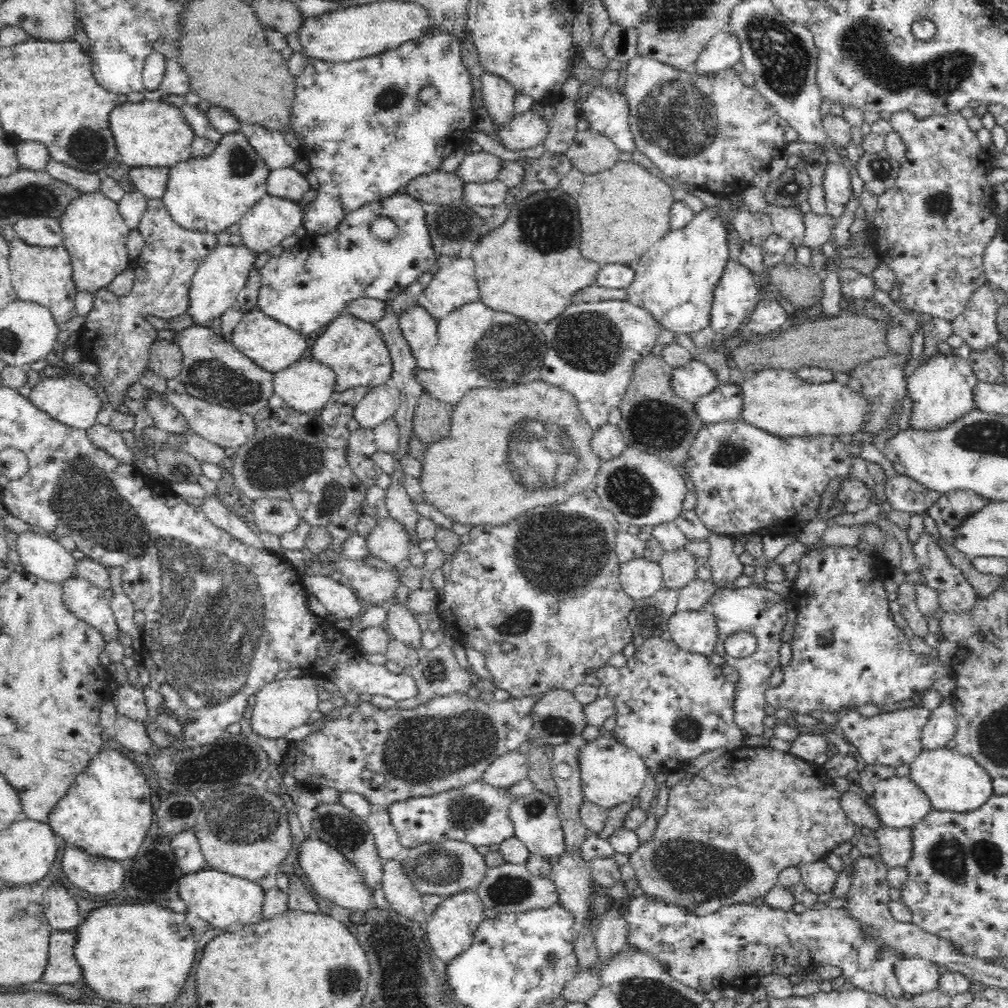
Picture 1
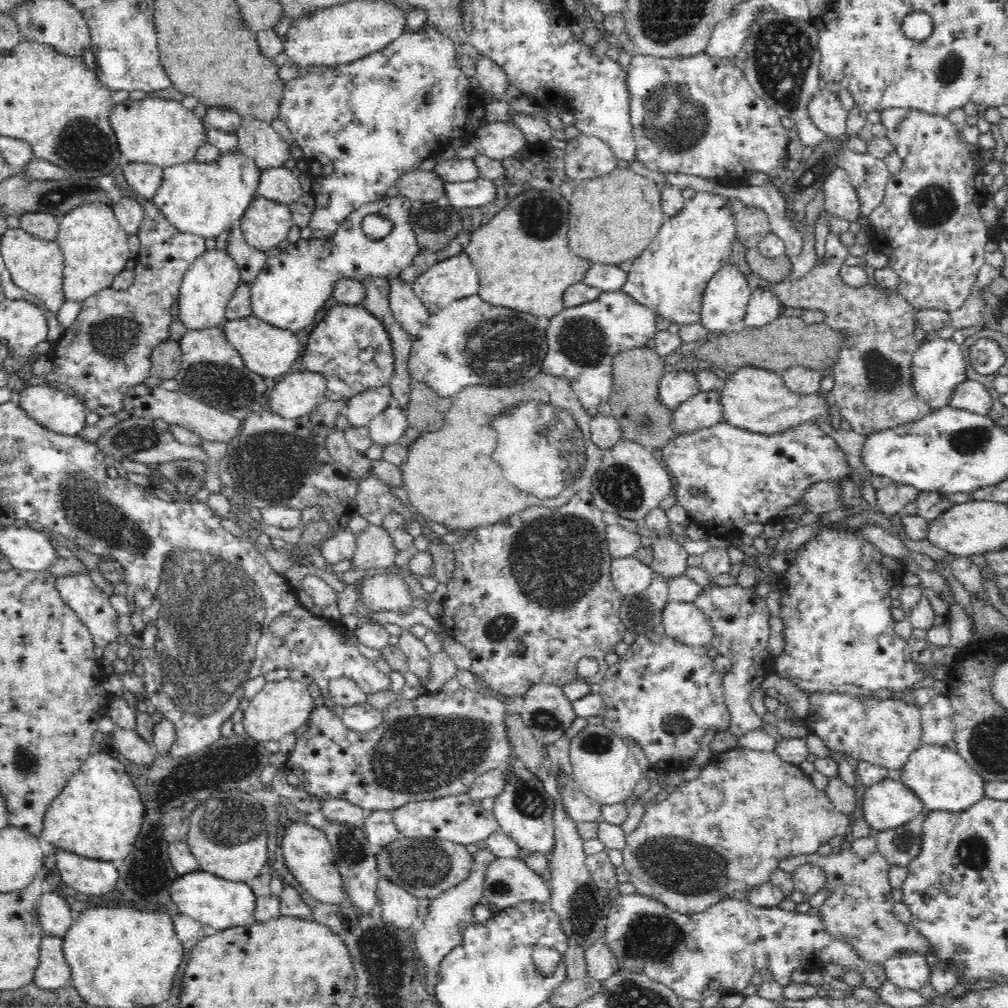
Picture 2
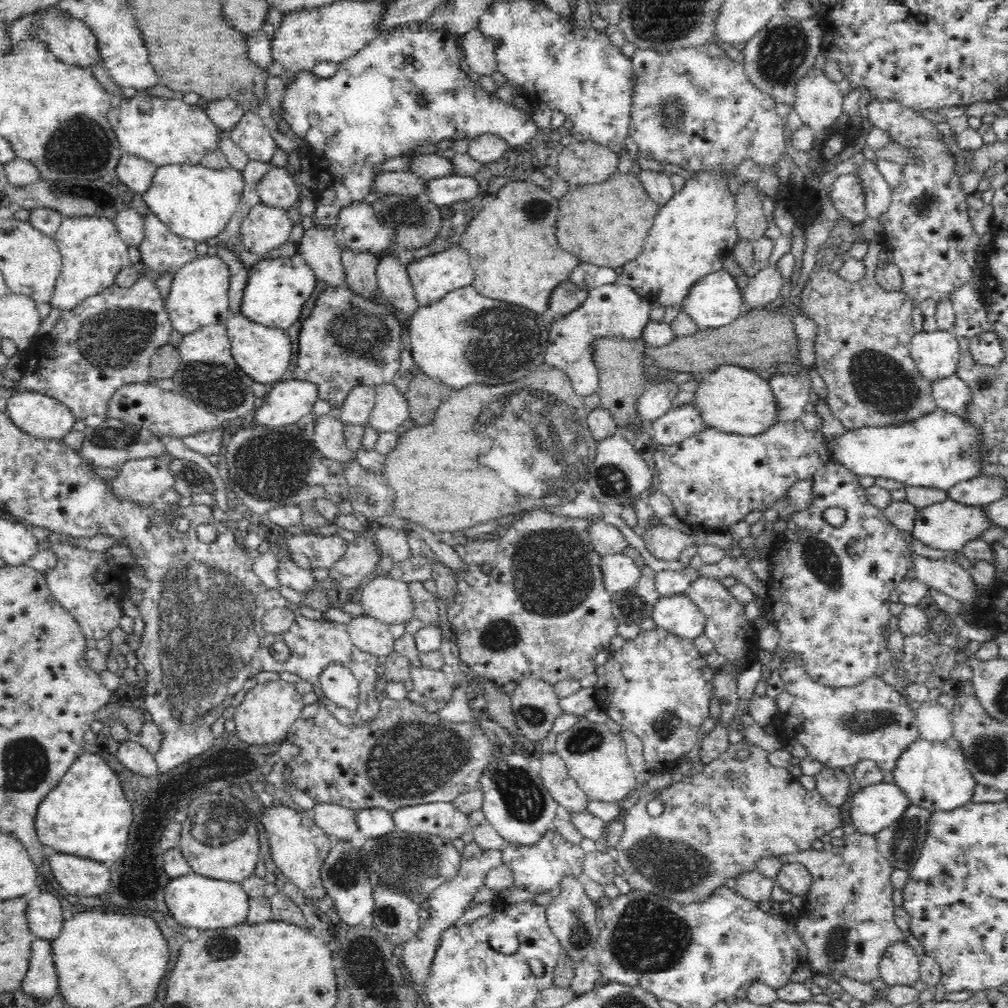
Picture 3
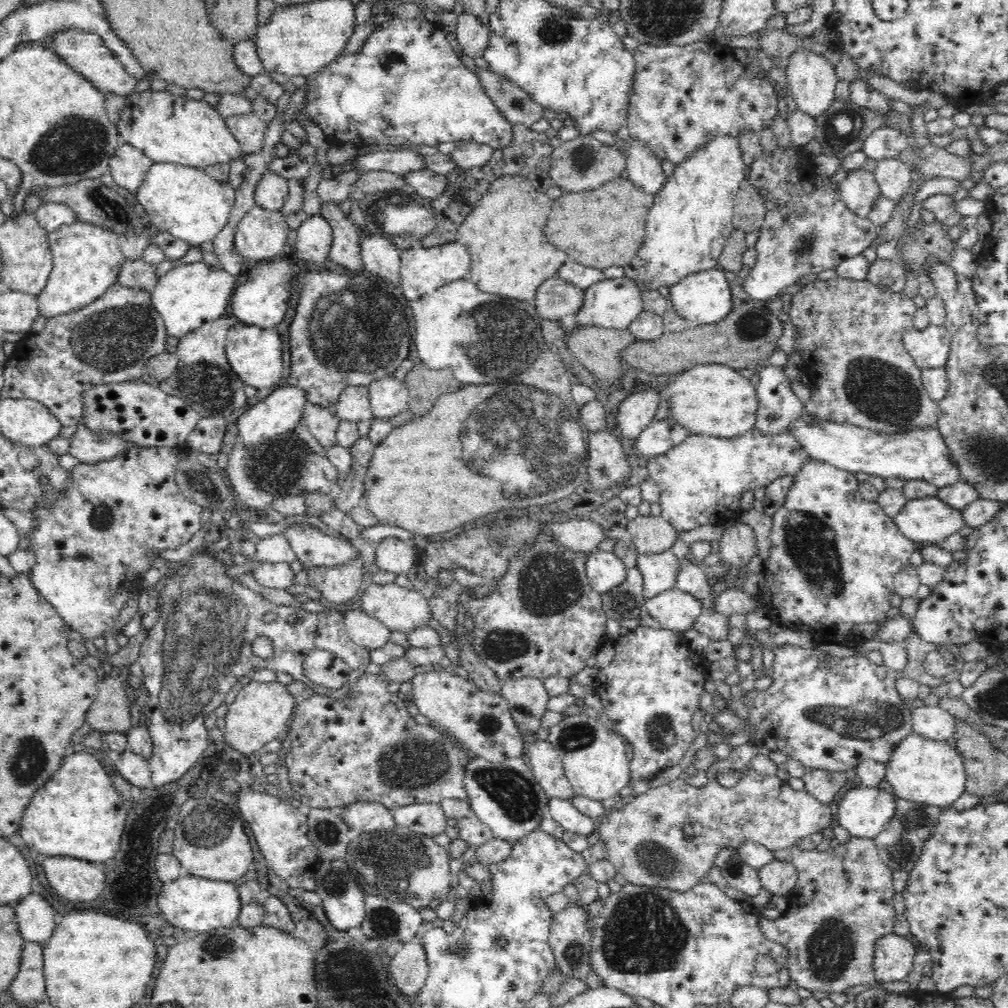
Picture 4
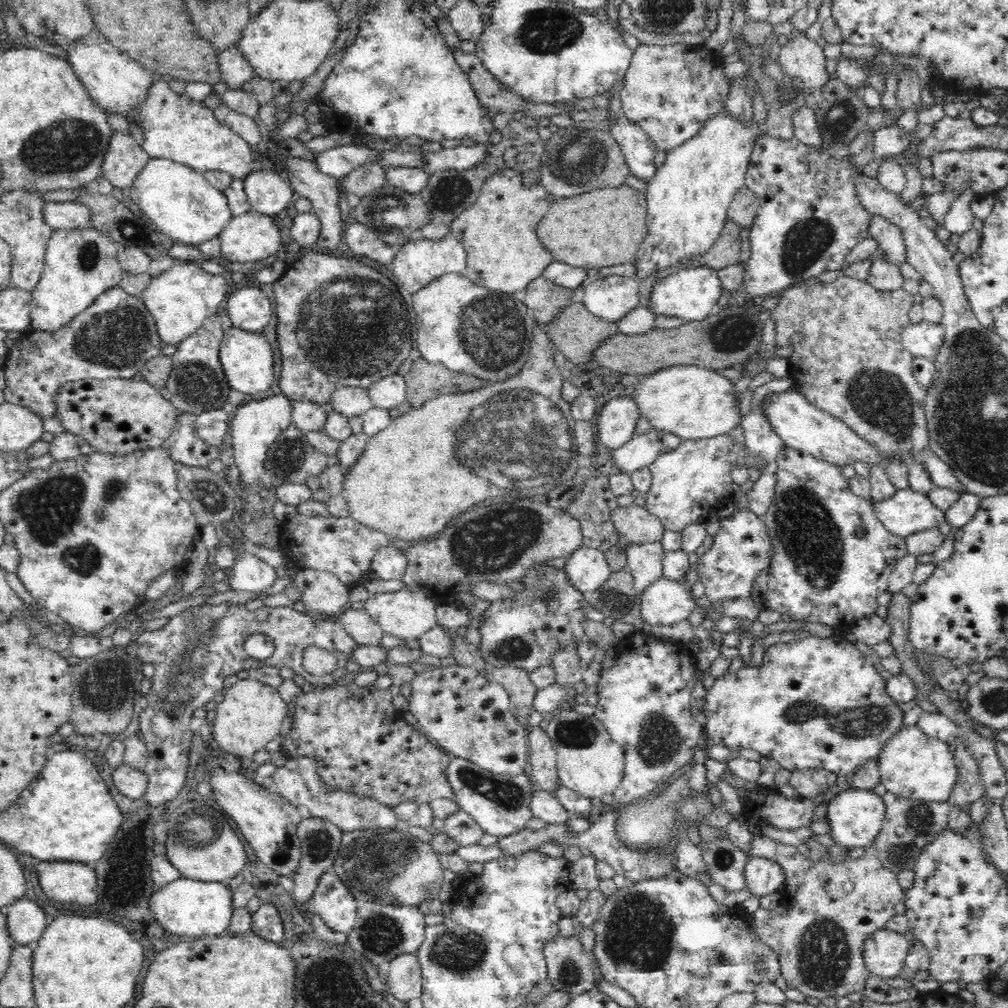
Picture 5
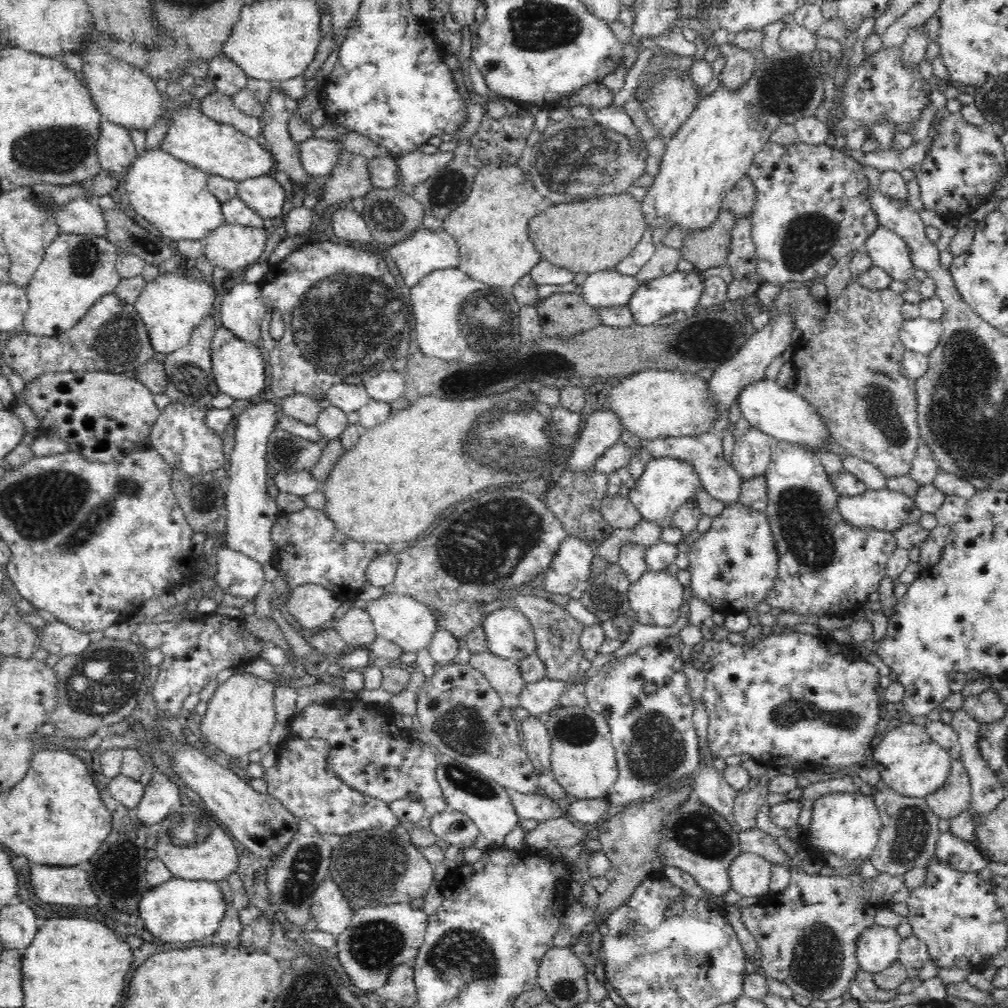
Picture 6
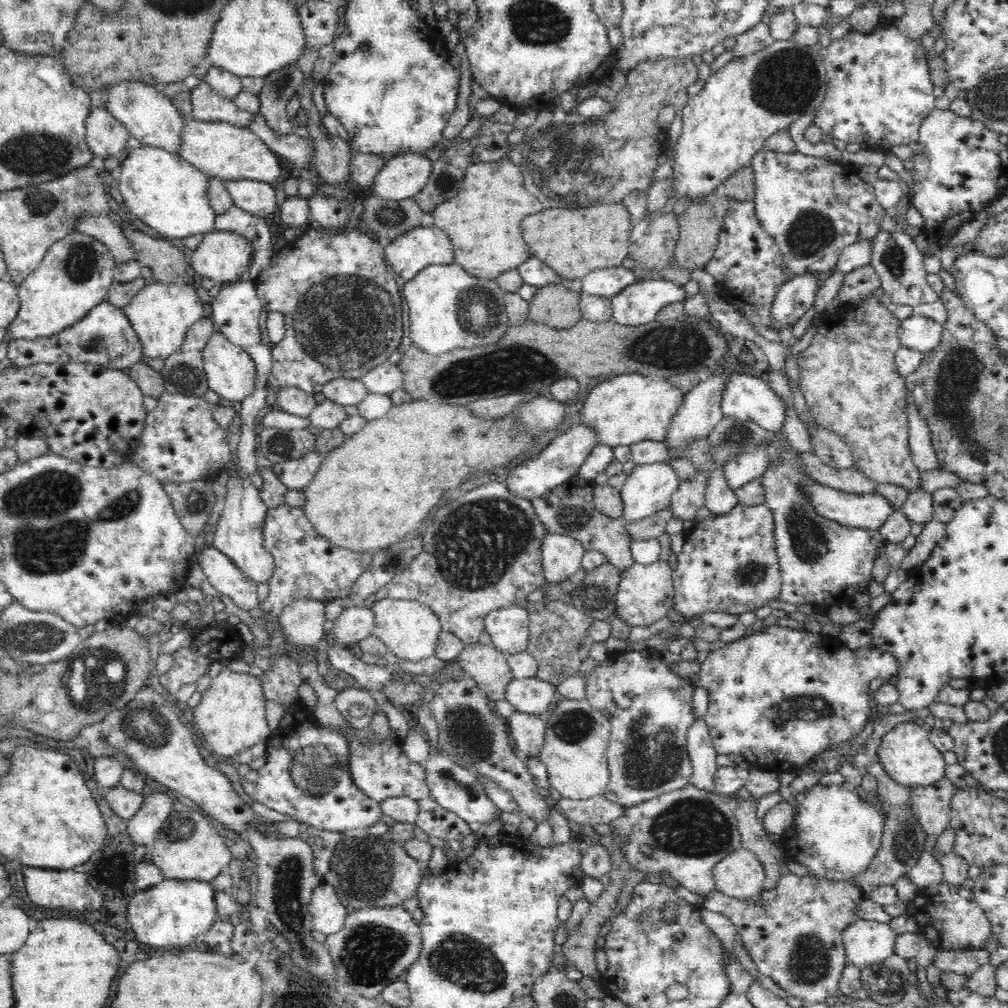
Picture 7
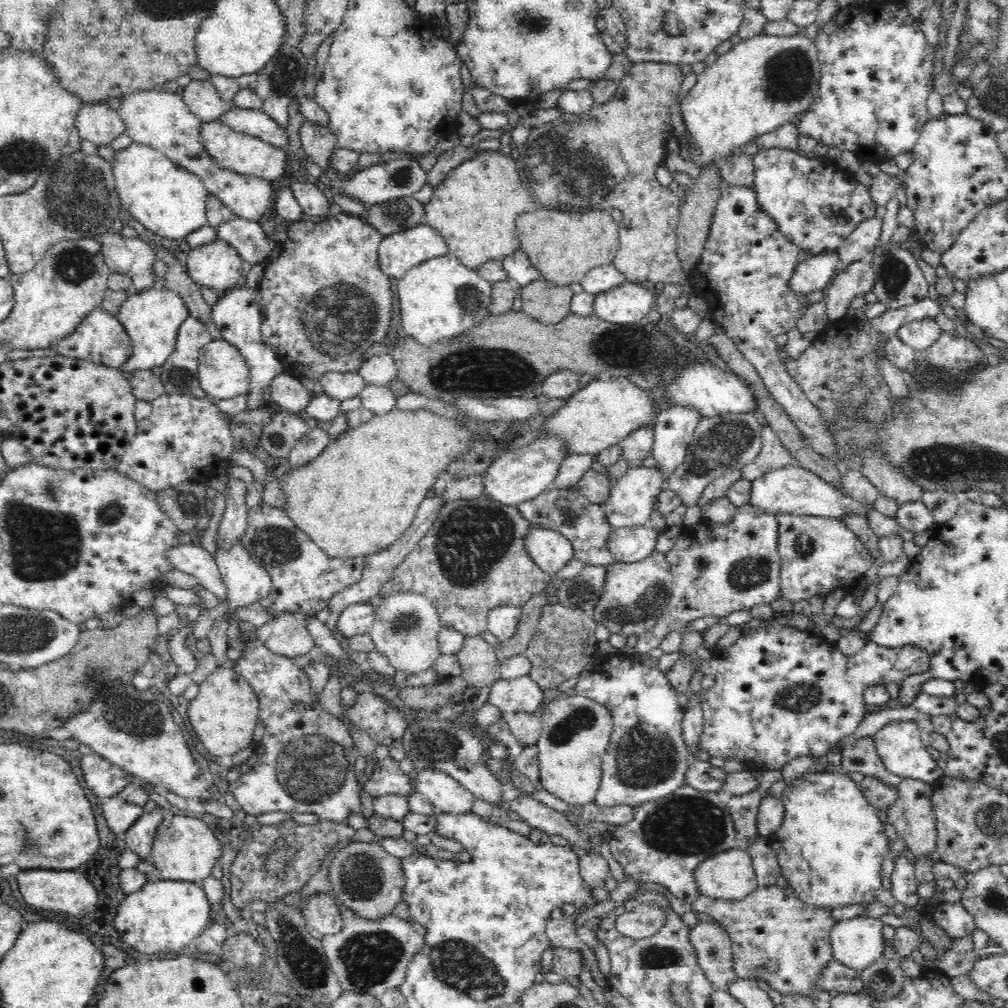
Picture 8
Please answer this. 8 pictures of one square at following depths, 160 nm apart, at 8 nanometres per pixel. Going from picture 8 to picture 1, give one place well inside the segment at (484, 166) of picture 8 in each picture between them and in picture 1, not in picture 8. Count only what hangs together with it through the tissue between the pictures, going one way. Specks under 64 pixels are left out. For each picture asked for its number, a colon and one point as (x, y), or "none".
1: (531, 266)
2: (522, 257)
3: (514, 251)
4: (511, 256)
5: (504, 253)
6: (491, 228)
7: (483, 221)

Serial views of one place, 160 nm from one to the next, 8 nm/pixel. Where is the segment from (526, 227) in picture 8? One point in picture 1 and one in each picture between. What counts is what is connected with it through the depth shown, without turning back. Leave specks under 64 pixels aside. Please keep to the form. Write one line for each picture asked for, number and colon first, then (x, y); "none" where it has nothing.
1: (625, 210)
2: (613, 217)
3: (607, 223)
4: (609, 222)
5: (603, 227)
6: (595, 235)
7: (573, 242)

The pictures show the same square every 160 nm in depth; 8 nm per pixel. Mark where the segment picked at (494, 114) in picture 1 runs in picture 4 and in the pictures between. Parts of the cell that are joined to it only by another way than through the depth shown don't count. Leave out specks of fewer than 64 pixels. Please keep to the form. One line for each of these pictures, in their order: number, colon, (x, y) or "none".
2: (492, 79)
3: (479, 53)
4: (473, 35)

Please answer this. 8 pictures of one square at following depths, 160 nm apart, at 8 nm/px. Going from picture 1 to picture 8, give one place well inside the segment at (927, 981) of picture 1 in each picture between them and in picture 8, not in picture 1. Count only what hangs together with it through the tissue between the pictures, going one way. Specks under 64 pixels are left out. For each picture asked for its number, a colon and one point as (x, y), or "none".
2: (907, 970)
3: (900, 965)
4: (894, 956)
5: (885, 952)
6: (878, 947)
7: (867, 942)
8: (858, 942)

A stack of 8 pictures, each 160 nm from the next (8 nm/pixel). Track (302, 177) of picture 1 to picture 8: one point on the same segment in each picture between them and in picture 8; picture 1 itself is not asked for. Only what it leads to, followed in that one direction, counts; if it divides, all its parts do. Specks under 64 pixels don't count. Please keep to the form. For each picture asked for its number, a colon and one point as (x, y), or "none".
2: (281, 184)
3: (277, 188)
4: (271, 192)
5: (269, 192)
6: (264, 195)
7: (262, 198)
8: (161, 120)

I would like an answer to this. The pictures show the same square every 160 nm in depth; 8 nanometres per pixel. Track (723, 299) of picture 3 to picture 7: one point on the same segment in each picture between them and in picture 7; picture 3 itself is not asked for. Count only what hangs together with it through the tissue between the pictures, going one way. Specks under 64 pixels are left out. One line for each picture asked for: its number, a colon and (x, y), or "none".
4: (704, 298)
5: (692, 294)
6: (678, 292)
7: (639, 304)

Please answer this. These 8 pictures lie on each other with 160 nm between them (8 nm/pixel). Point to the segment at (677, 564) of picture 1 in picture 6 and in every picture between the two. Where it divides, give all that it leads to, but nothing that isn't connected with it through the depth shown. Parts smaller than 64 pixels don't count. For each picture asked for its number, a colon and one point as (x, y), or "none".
2: (670, 560)
3: (664, 543)
4: (650, 535)
5: (636, 523)
6: (621, 513)

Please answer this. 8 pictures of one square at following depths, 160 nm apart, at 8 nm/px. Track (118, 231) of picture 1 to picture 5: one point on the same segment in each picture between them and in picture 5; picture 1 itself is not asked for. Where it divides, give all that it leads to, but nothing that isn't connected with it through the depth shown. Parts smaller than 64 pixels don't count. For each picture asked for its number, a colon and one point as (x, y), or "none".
2: (95, 247)
3: (93, 253)
4: (87, 257)
5: (80, 264)

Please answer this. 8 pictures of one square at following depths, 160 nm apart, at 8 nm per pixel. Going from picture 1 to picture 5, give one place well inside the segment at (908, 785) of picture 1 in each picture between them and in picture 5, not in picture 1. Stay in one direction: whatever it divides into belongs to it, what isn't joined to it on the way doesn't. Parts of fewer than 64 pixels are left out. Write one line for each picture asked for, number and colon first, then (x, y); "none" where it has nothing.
2: (887, 804)
3: (876, 807)
4: (864, 812)
5: (855, 816)

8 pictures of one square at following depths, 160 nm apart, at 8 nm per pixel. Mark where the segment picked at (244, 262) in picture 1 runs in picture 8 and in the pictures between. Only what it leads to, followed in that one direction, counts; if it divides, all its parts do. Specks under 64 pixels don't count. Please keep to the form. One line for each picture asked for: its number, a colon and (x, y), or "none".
2: (211, 281)
3: (198, 297)
4: (191, 294)
5: (181, 298)
6: (172, 305)
7: (161, 313)
8: (152, 317)

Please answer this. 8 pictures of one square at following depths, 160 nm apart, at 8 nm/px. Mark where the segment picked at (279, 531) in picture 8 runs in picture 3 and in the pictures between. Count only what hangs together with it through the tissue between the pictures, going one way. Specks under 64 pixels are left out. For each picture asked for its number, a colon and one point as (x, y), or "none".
3: (323, 551)
4: (314, 549)
5: (346, 547)
6: (309, 547)
7: (307, 565)

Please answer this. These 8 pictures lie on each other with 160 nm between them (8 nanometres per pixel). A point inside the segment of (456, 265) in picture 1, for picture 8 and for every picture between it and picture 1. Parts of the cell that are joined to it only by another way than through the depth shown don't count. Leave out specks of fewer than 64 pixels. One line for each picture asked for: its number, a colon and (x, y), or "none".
2: (448, 281)
3: (433, 277)
4: (423, 270)
5: (418, 262)
6: (415, 257)
7: (414, 250)
8: (399, 252)

